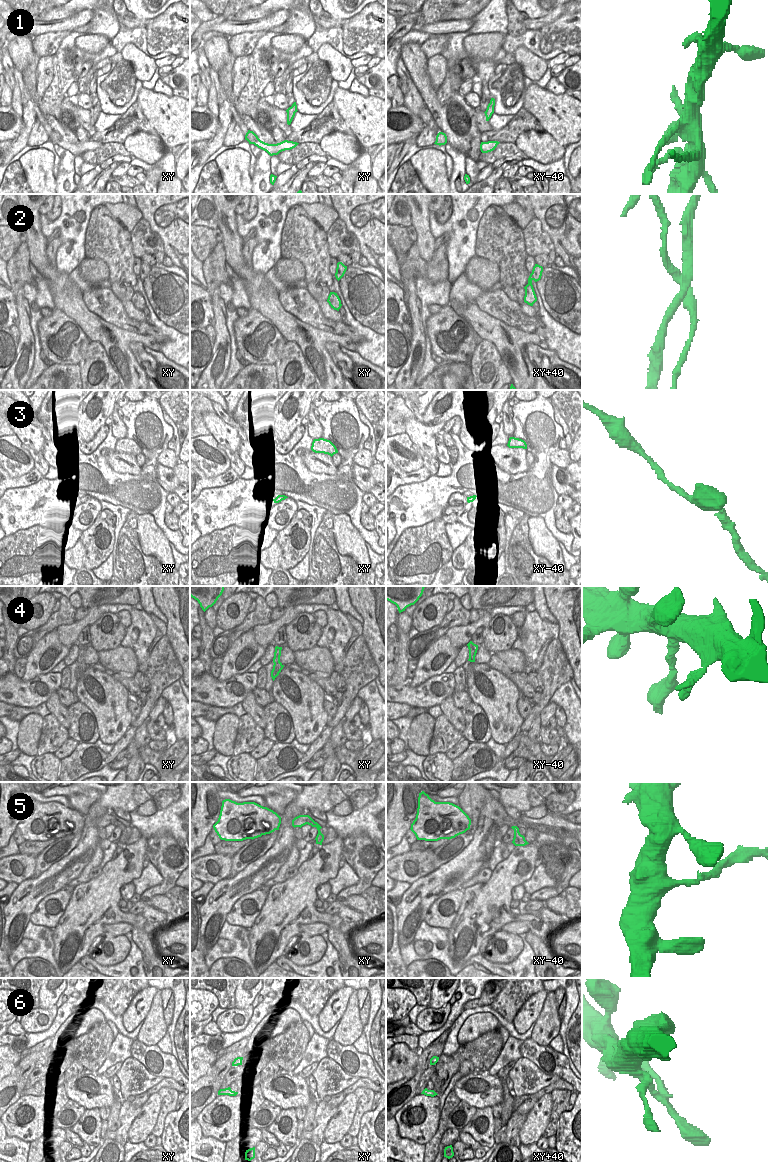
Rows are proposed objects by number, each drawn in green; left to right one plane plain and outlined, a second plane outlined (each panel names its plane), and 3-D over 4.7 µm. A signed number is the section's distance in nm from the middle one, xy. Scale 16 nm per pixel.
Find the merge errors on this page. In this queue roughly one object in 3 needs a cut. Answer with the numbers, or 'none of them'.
2, 5, 6

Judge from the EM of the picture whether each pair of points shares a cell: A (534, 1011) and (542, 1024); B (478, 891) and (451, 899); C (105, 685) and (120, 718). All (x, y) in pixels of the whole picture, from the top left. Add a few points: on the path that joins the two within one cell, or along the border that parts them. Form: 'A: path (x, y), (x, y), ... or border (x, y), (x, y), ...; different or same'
A: border (546, 995), (541, 1012), (535, 1022); different
B: border (463, 894), (461, 904), (454, 917); different
C: path (106, 693), (109, 707), (112, 710); same

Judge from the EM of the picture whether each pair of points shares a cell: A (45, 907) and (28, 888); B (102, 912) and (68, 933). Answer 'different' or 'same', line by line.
A: different
B: same

